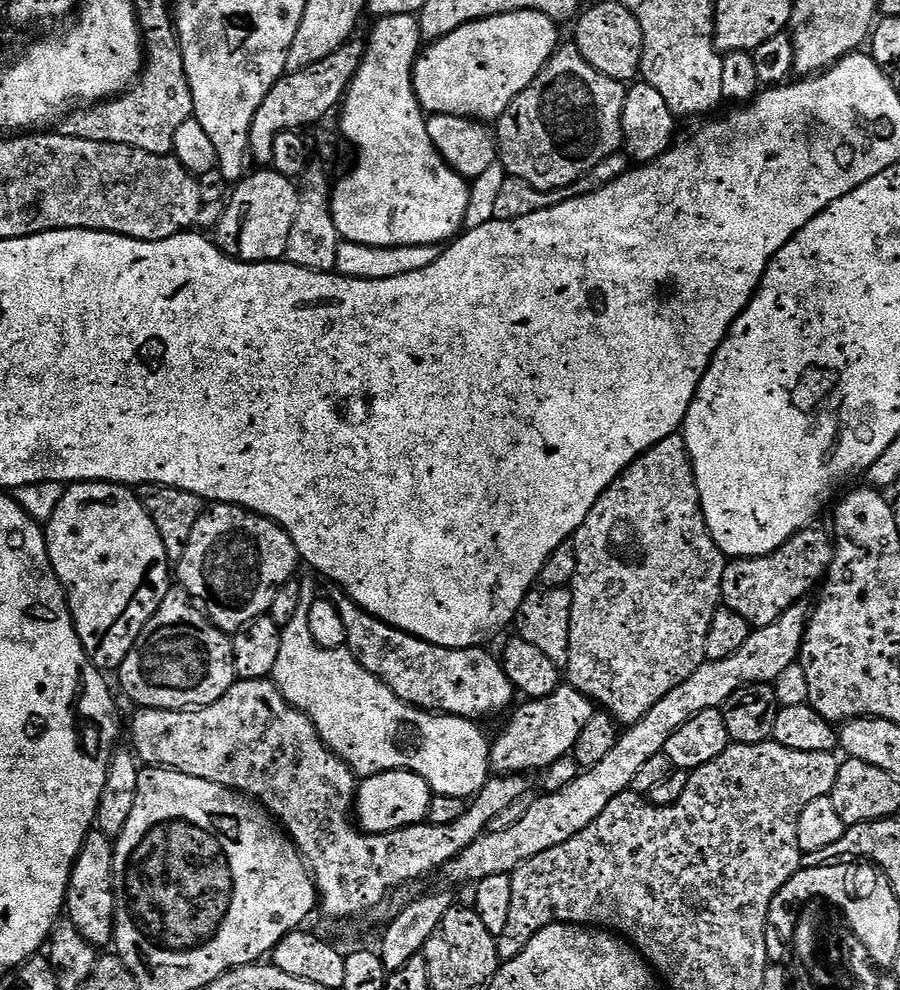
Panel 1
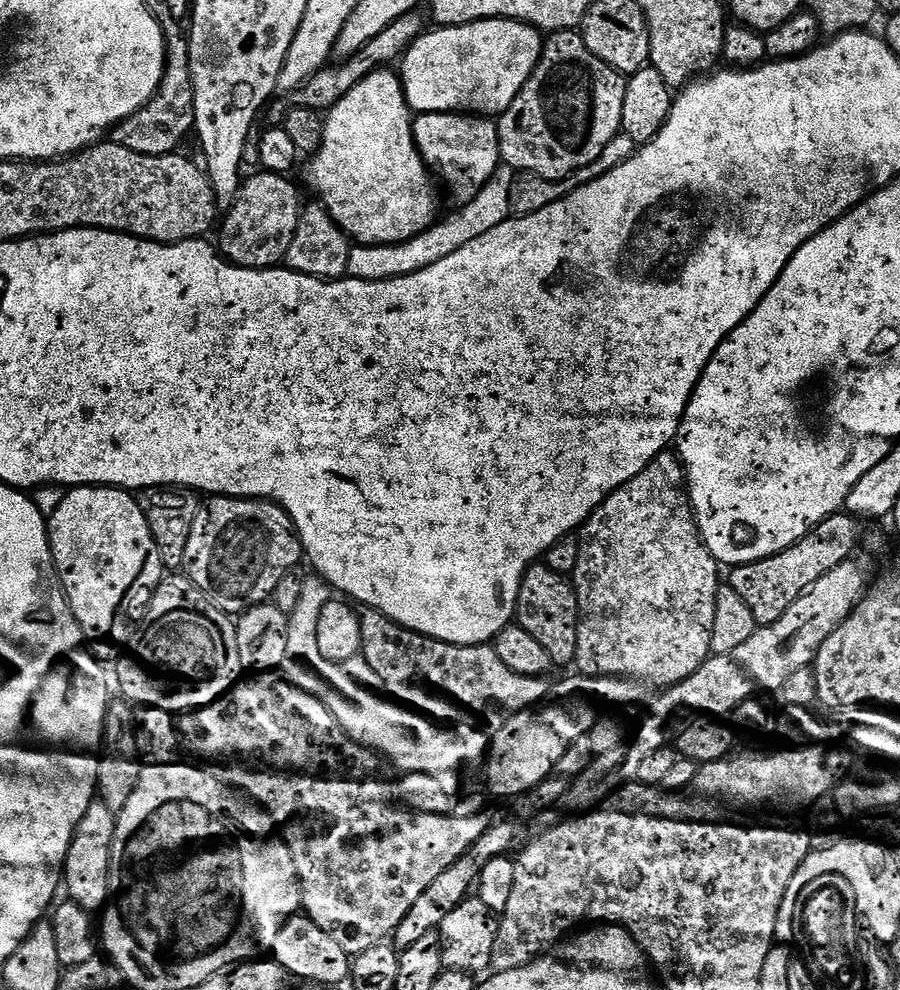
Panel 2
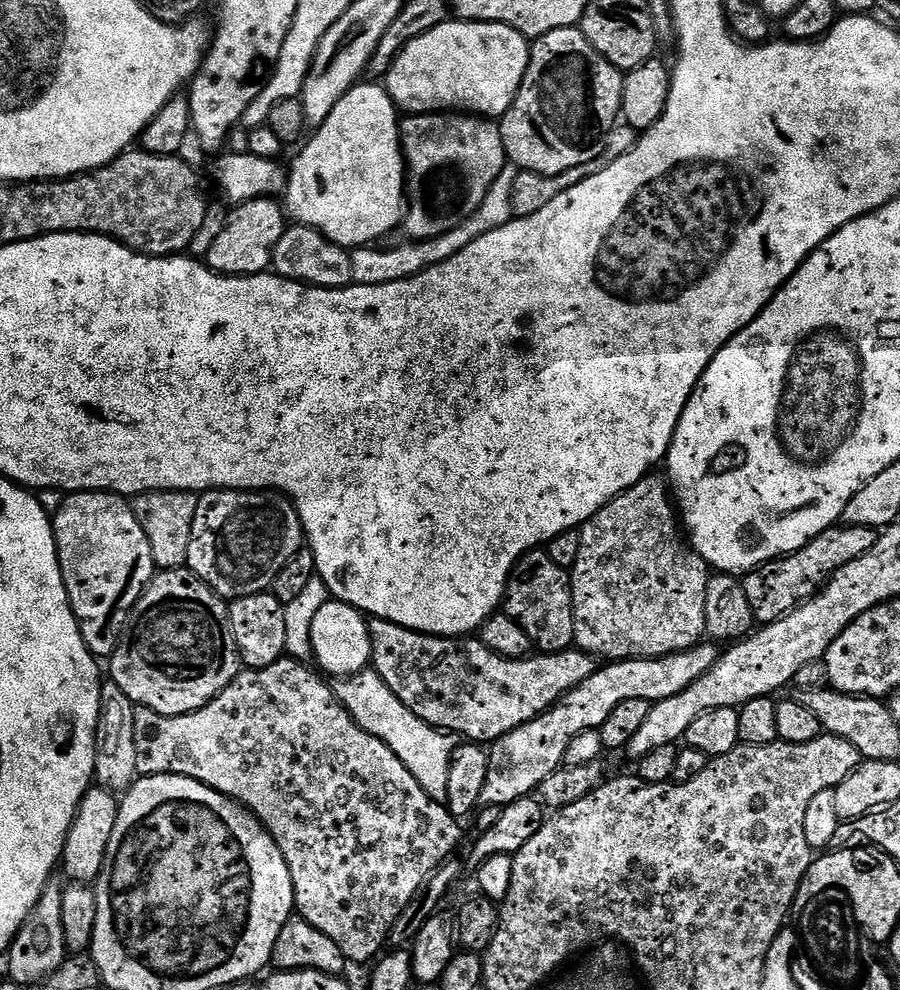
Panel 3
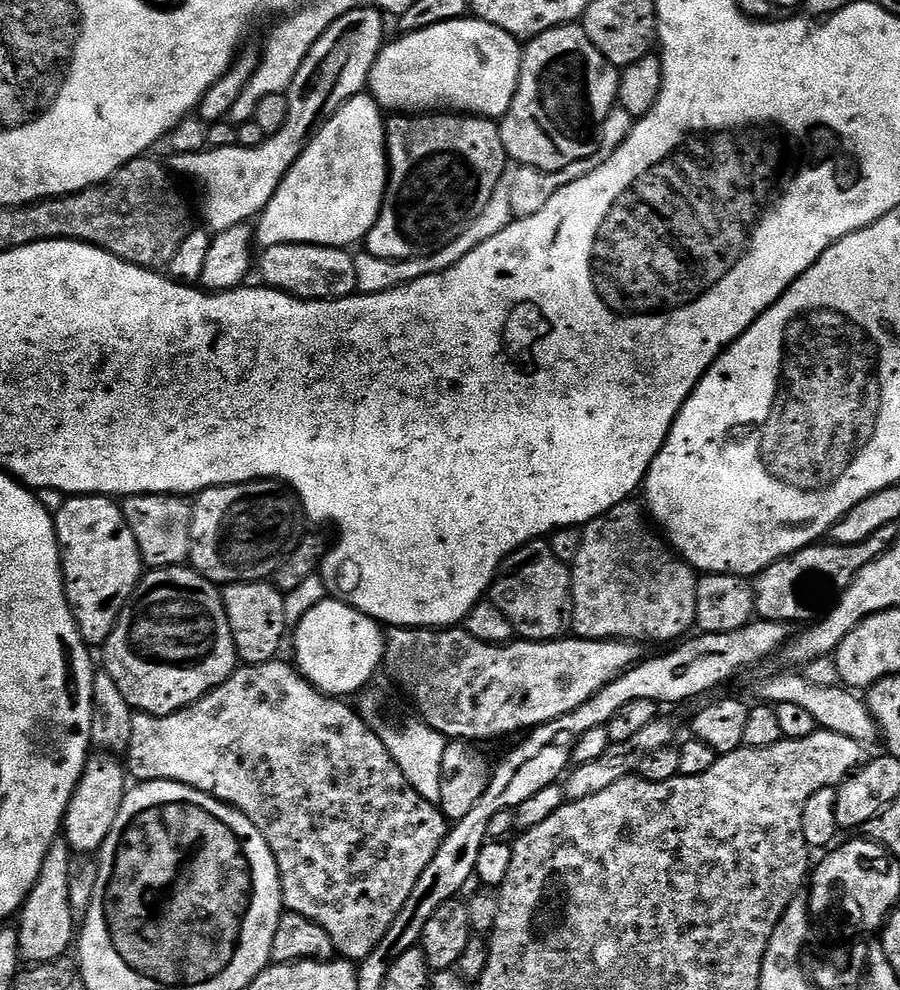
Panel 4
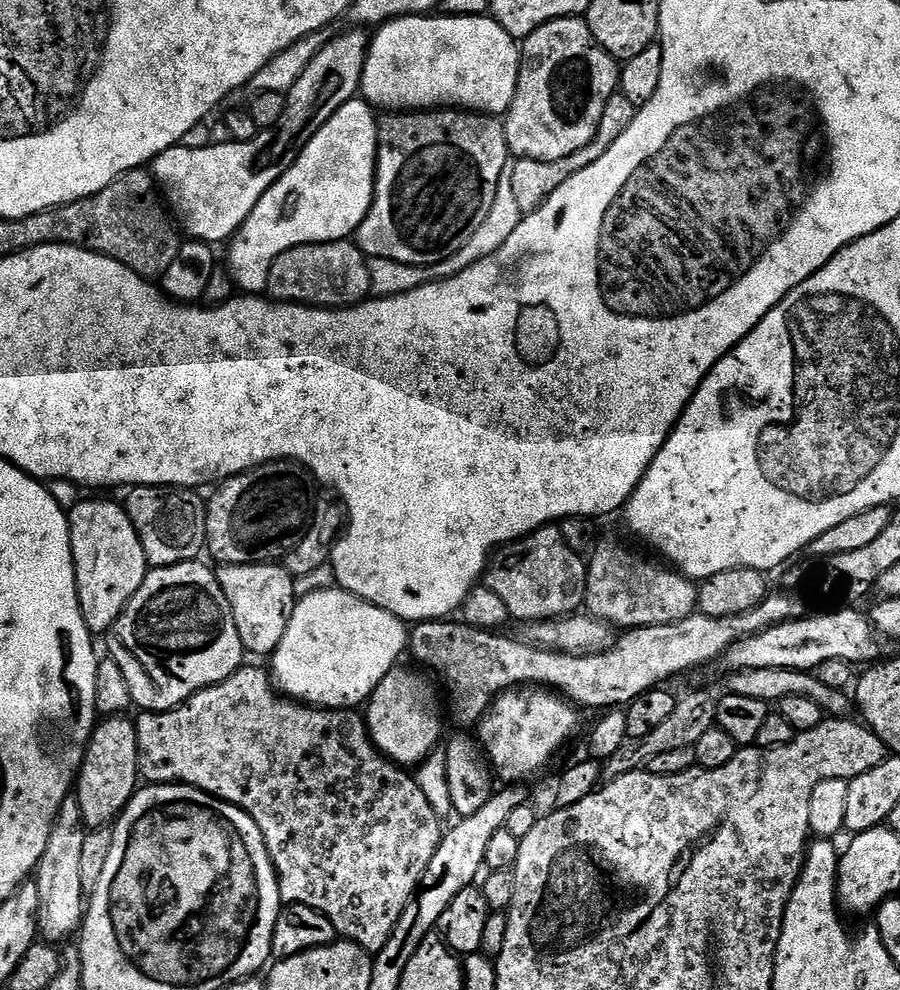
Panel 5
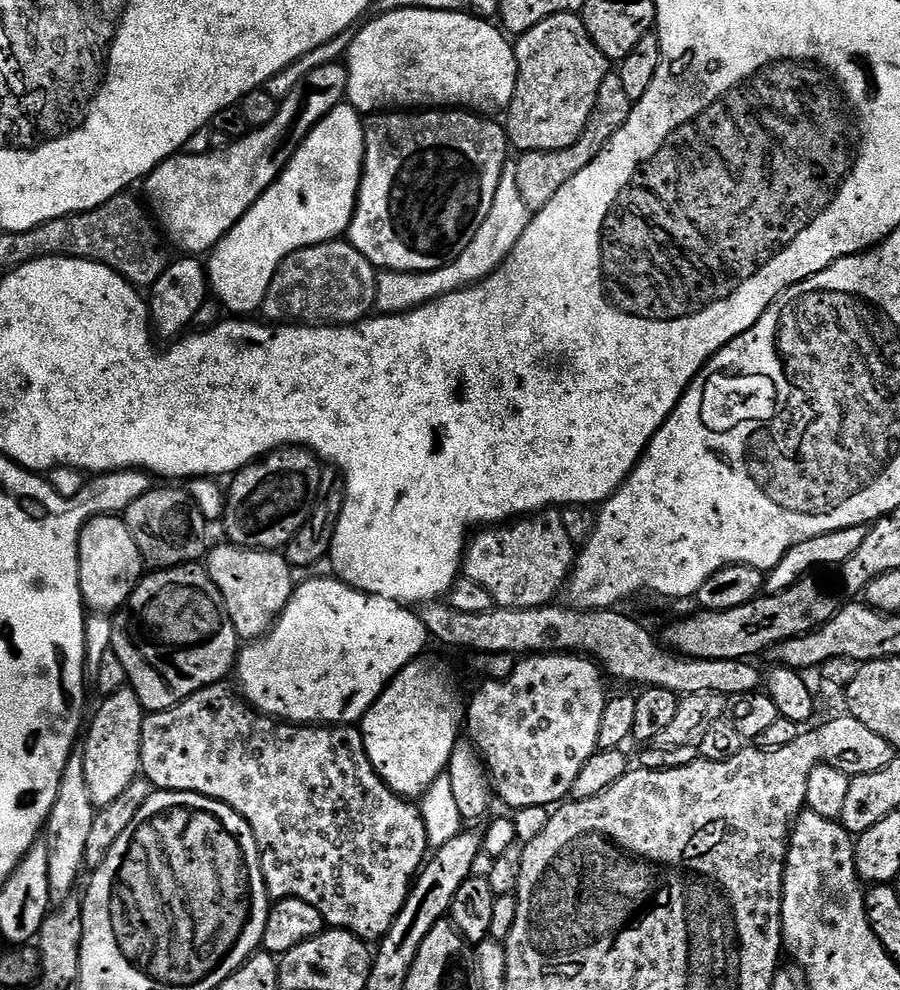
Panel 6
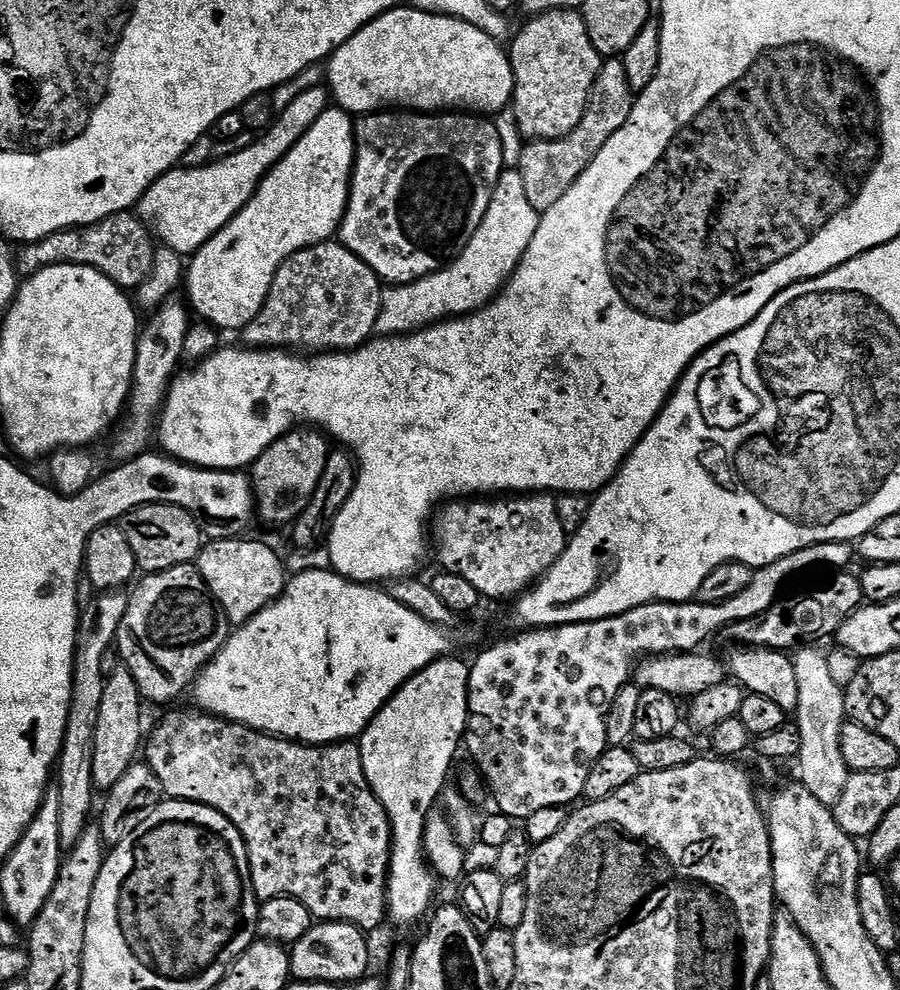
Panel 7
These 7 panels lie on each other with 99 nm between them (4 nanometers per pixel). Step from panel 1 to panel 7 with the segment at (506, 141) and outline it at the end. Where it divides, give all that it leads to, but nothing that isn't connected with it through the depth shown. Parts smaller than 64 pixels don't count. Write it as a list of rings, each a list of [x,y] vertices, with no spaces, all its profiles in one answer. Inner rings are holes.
[[[579,11],[542,12],[529,20],[532,21],[517,34],[516,41],[510,47],[512,73],[516,79],[516,91],[512,94],[510,110],[516,116],[518,130],[525,141],[557,140],[570,134],[570,130],[582,122],[582,114],[588,108],[588,97],[600,73],[602,57],[590,42],[586,22]]]

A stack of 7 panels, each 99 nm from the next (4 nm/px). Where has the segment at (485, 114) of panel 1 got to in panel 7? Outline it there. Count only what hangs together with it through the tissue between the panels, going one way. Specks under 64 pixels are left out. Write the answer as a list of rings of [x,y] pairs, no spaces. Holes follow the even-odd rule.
[[[401,6],[384,12],[377,20],[371,20],[362,30],[358,30],[342,45],[337,52],[332,53],[326,64],[326,84],[330,96],[339,107],[349,114],[371,114],[381,110],[415,110],[420,114],[440,114],[445,110],[455,110],[460,114],[499,114],[511,105],[512,94],[516,91],[516,79],[512,73],[512,62],[507,51],[502,49],[501,41],[490,34],[478,30],[478,26],[468,24],[464,20],[456,20],[452,16],[435,16],[429,12],[420,12],[411,6]]]

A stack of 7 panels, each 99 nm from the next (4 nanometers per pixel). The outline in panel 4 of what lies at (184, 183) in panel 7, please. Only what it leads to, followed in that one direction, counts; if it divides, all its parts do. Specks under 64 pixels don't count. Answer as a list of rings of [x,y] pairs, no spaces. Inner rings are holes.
[[[355,8],[350,10],[350,14],[338,18],[338,22],[334,22],[318,42],[314,42],[287,90],[288,117],[285,124],[277,133],[265,138],[262,146],[212,146],[196,153],[172,156],[170,168],[173,173],[193,176],[200,183],[204,191],[204,220],[213,233],[230,230],[230,226],[246,224],[259,217],[270,198],[274,198],[284,175],[292,169],[321,126],[347,100],[367,89],[370,70],[386,43],[384,20],[385,13],[379,8]]]

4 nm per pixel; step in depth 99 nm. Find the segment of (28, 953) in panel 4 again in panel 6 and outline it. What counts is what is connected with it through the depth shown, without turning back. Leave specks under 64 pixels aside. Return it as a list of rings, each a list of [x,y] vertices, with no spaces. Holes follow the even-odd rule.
[[[77,746],[66,762],[66,770],[62,770],[62,782],[58,782],[58,798],[54,798],[52,813],[42,833],[42,843],[48,847],[50,858],[50,894],[53,901],[60,902],[73,895],[72,886],[84,868],[86,841],[94,827],[96,814],[97,809],[86,790],[84,749]]]

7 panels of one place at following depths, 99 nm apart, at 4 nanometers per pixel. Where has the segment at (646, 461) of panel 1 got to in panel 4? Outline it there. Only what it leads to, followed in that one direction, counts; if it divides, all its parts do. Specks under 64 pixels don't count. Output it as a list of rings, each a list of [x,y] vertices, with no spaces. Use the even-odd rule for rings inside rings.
[[[632,498],[623,500],[606,514],[583,525],[580,532],[580,542],[575,545],[576,559],[570,564],[572,570],[571,631],[579,639],[633,642],[657,640],[658,643],[664,644],[667,640],[679,641],[693,631],[696,622],[697,573],[692,565],[681,559],[663,539],[656,540],[655,534],[652,533],[653,525],[646,519],[645,509],[641,505],[640,509],[634,501],[635,499]]]

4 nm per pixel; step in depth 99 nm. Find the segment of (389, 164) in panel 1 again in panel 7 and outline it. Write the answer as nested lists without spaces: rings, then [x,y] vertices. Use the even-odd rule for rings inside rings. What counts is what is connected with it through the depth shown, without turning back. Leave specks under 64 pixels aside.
[[[330,106],[320,115],[318,122],[314,122],[306,130],[306,134],[300,141],[293,146],[287,156],[268,171],[264,181],[260,183],[260,188],[250,198],[250,202],[235,218],[230,221],[224,229],[218,234],[214,234],[214,238],[210,238],[203,244],[196,253],[191,257],[190,263],[186,268],[186,286],[188,284],[187,303],[190,305],[191,311],[196,312],[201,321],[211,324],[219,330],[225,328],[236,328],[243,330],[250,321],[262,310],[264,299],[270,294],[270,286],[274,282],[274,274],[282,266],[282,262],[286,262],[295,252],[301,252],[304,248],[313,248],[315,244],[323,244],[331,241],[337,235],[340,224],[344,220],[344,212],[348,208],[348,189],[352,183],[352,170],[356,163],[356,133],[354,131],[354,120],[349,113],[345,112],[339,106]]]

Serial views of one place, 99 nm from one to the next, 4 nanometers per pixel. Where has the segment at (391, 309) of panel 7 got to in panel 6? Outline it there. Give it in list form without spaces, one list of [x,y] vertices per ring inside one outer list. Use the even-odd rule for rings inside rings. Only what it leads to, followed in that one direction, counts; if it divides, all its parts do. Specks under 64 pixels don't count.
[[[509,162],[504,166],[504,173],[500,176],[498,190],[494,194],[494,206],[490,206],[490,214],[486,214],[486,222],[478,226],[478,234],[470,238],[470,246],[458,254],[446,266],[429,272],[388,272],[383,277],[382,284],[388,288],[396,288],[396,301],[390,306],[392,312],[407,312],[409,308],[417,308],[419,304],[428,304],[431,300],[442,298],[446,294],[456,292],[460,288],[468,288],[484,280],[498,266],[504,264],[504,259],[518,246],[518,238],[526,230],[530,213],[526,202],[522,202],[522,193],[518,191],[518,166]]]

